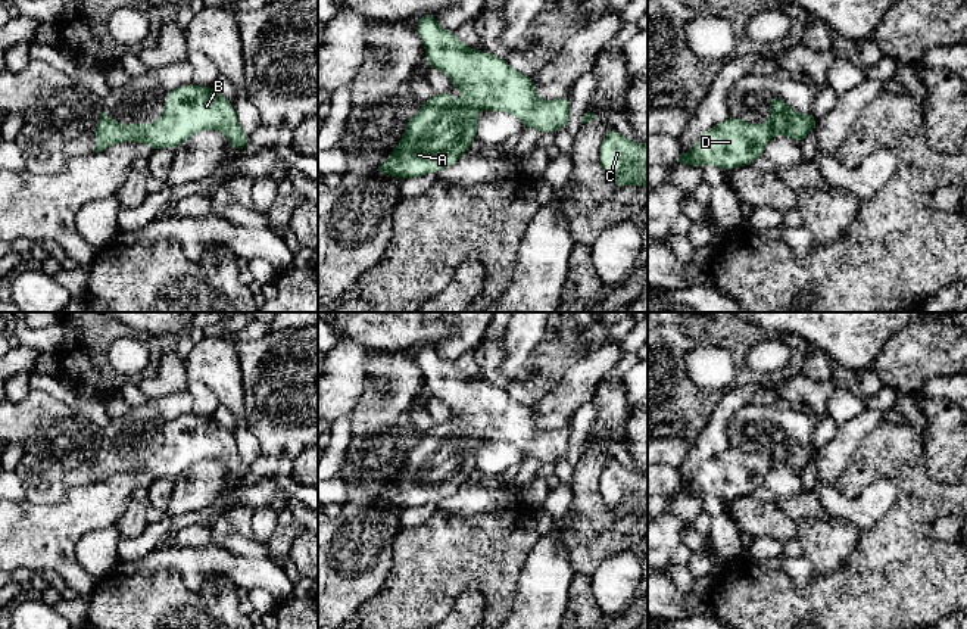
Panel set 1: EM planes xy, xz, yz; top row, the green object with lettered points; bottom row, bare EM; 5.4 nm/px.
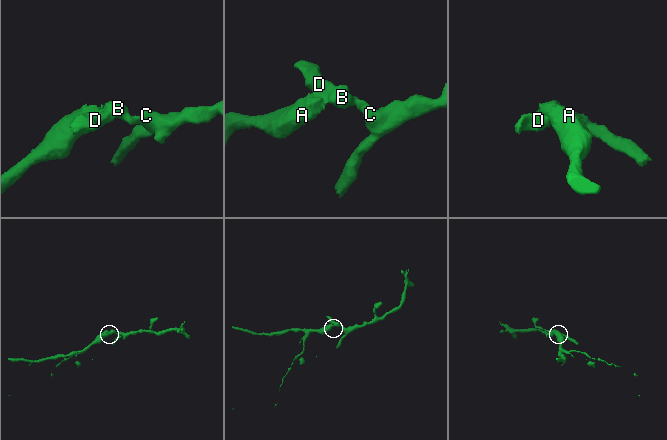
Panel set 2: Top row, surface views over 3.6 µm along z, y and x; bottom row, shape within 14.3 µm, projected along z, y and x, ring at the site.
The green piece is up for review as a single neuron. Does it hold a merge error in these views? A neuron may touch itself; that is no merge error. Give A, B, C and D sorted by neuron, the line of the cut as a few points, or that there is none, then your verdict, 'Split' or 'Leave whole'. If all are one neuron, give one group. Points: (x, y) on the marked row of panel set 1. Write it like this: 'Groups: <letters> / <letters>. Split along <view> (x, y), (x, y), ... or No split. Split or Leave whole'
Groups: A B C D. No split. Leave whole

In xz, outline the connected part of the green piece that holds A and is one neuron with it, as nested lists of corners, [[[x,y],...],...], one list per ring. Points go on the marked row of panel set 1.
[[[421,13],[415,27],[422,38],[425,60],[430,68],[444,72],[453,87],[462,90],[464,100],[452,100],[449,93],[436,93],[408,121],[400,141],[394,146],[390,158],[378,165],[380,172],[393,175],[399,181],[415,178],[428,172],[440,172],[455,165],[459,156],[470,150],[477,138],[478,109],[508,112],[521,119],[524,128],[539,130],[542,134],[565,128],[570,121],[571,99],[542,100],[536,96],[531,75],[512,69],[506,59],[484,50],[472,50],[461,43],[455,32],[444,31],[437,25],[434,13]]]

